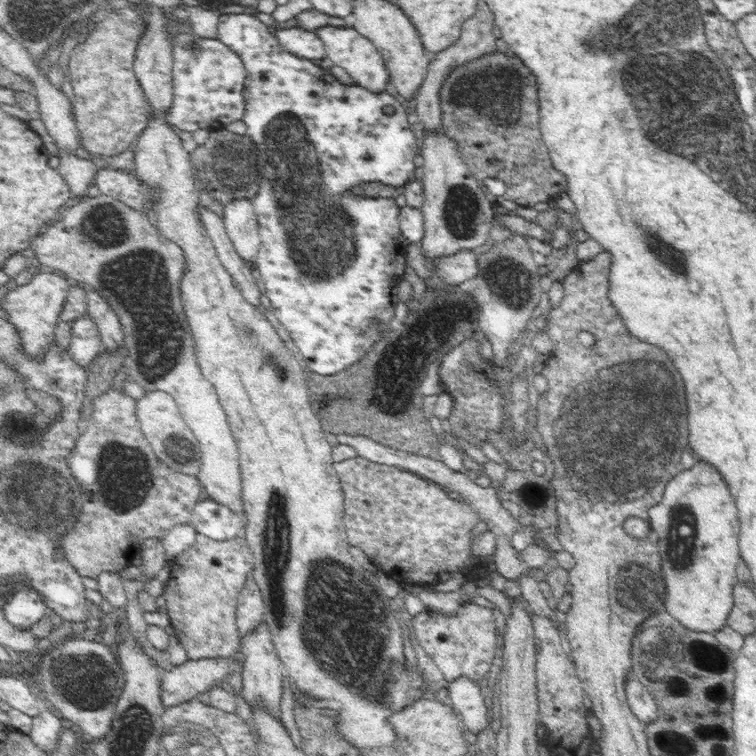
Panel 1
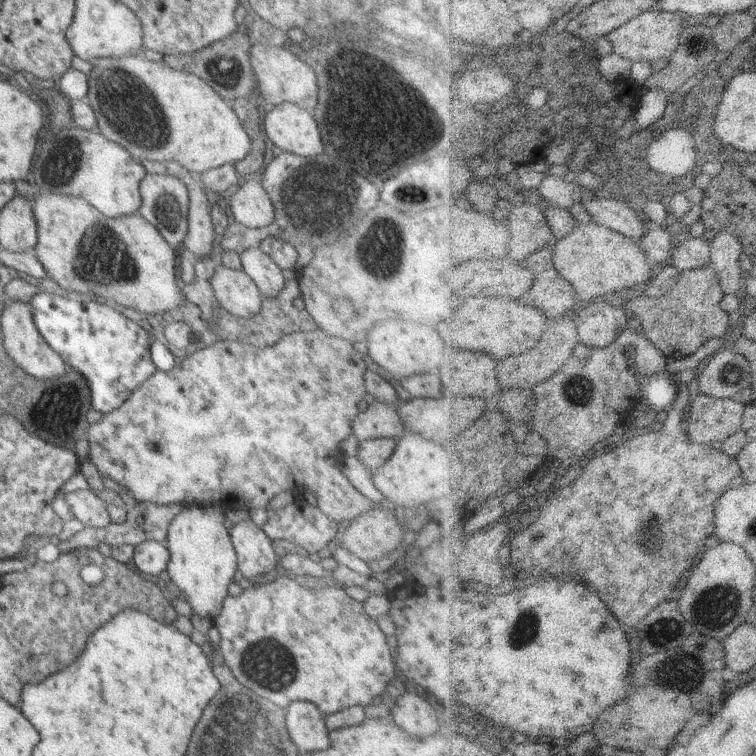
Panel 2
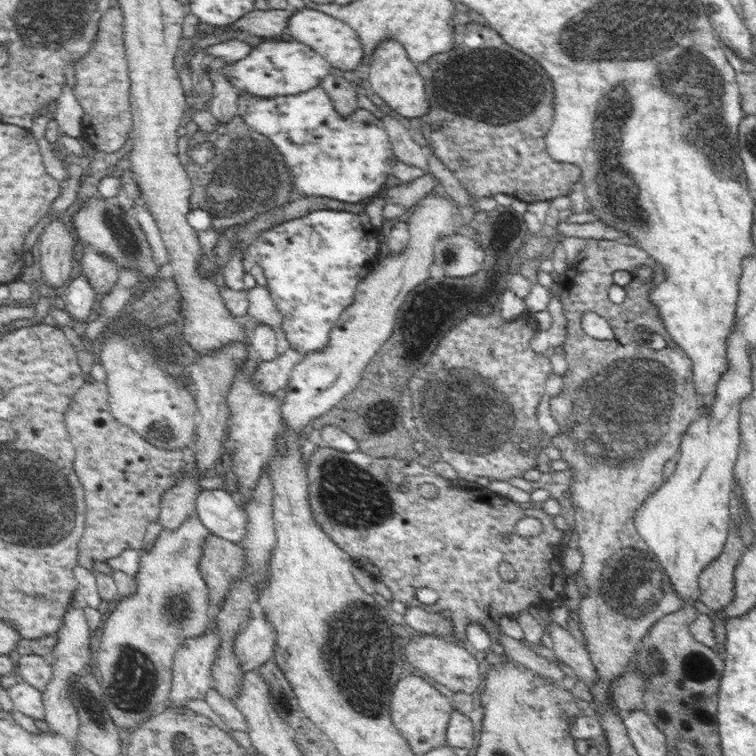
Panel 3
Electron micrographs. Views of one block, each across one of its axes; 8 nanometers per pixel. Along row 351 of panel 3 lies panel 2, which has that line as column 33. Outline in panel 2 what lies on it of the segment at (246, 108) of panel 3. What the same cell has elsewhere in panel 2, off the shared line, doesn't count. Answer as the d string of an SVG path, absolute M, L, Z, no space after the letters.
M45 289L28 303L34 312L34 324L50 348L60 354L67 367L86 378L96 412L105 414L120 408L126 398L157 371L150 357L149 328L144 321L133 322L110 303L71 301Z

